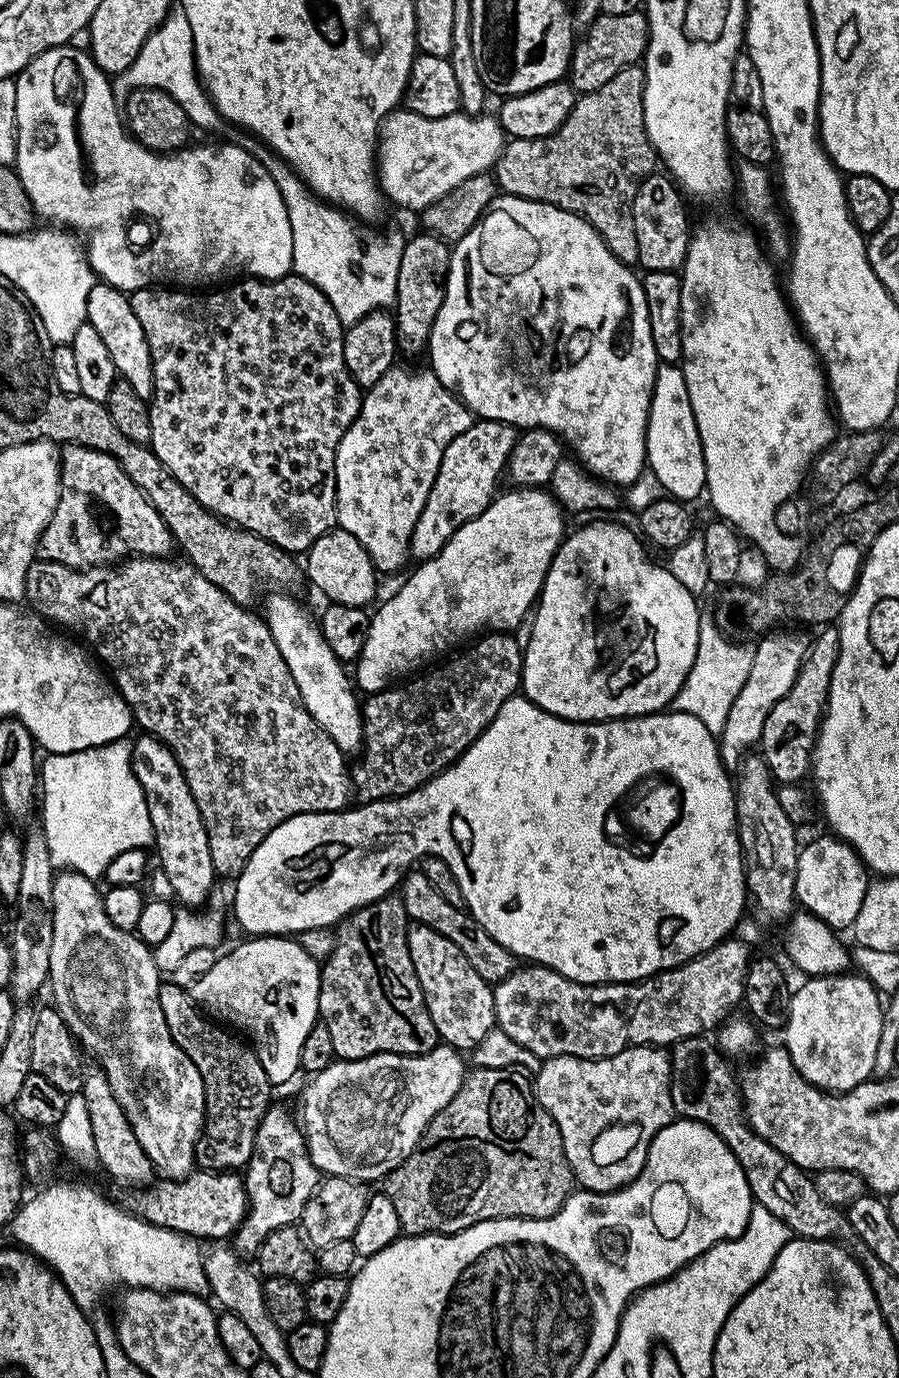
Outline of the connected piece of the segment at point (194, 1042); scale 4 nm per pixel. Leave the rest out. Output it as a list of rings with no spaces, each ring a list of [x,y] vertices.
[[[171,982],[161,983],[158,990],[158,1002],[162,1002],[162,1014],[166,1018],[166,1026],[170,1030],[172,1040],[178,1042],[178,1046],[190,1058],[190,1062],[194,1062],[194,1066],[198,1066],[198,1074],[202,1074],[204,1131],[200,1133],[196,1143],[197,1165],[209,1172],[231,1172],[243,1169],[252,1157],[258,1126],[262,1122],[264,1112],[273,1103],[274,1086],[266,1078],[266,1070],[262,1070],[259,1055],[253,1049],[251,1052],[238,1037],[231,1036],[230,1033],[223,1032],[220,1028],[215,1028],[215,1026],[220,1026],[213,1023],[193,1002],[189,989]]]

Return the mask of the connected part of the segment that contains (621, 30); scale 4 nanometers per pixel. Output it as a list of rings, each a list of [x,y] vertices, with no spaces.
[[[643,11],[600,14],[583,29],[582,34],[584,37],[575,41],[567,71],[572,89],[578,94],[598,90],[598,86],[610,82],[618,70],[643,61],[644,51],[648,49],[648,17]]]

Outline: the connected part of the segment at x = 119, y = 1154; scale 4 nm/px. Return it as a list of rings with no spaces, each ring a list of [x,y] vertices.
[[[98,1066],[85,1067],[82,1093],[85,1096],[87,1113],[90,1114],[91,1133],[94,1134],[94,1150],[97,1151],[99,1167],[101,1169],[105,1168],[120,1184],[140,1184],[136,1186],[147,1185],[154,1176],[152,1163],[146,1154],[146,1150],[142,1150],[138,1138],[134,1138],[134,1130],[130,1126],[130,1122],[126,1118],[126,1114],[122,1110],[118,1098],[114,1098],[114,1090],[110,1090],[110,1082],[101,1068]]]

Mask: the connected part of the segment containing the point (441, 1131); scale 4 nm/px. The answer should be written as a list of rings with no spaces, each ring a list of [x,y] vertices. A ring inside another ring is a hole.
[[[473,1067],[458,1094],[428,1123],[414,1151],[388,1173],[383,1184],[383,1195],[390,1198],[401,1229],[410,1236],[461,1232],[487,1220],[550,1218],[574,1191],[572,1167],[566,1158],[560,1127],[538,1102],[533,1081],[515,1067]]]

